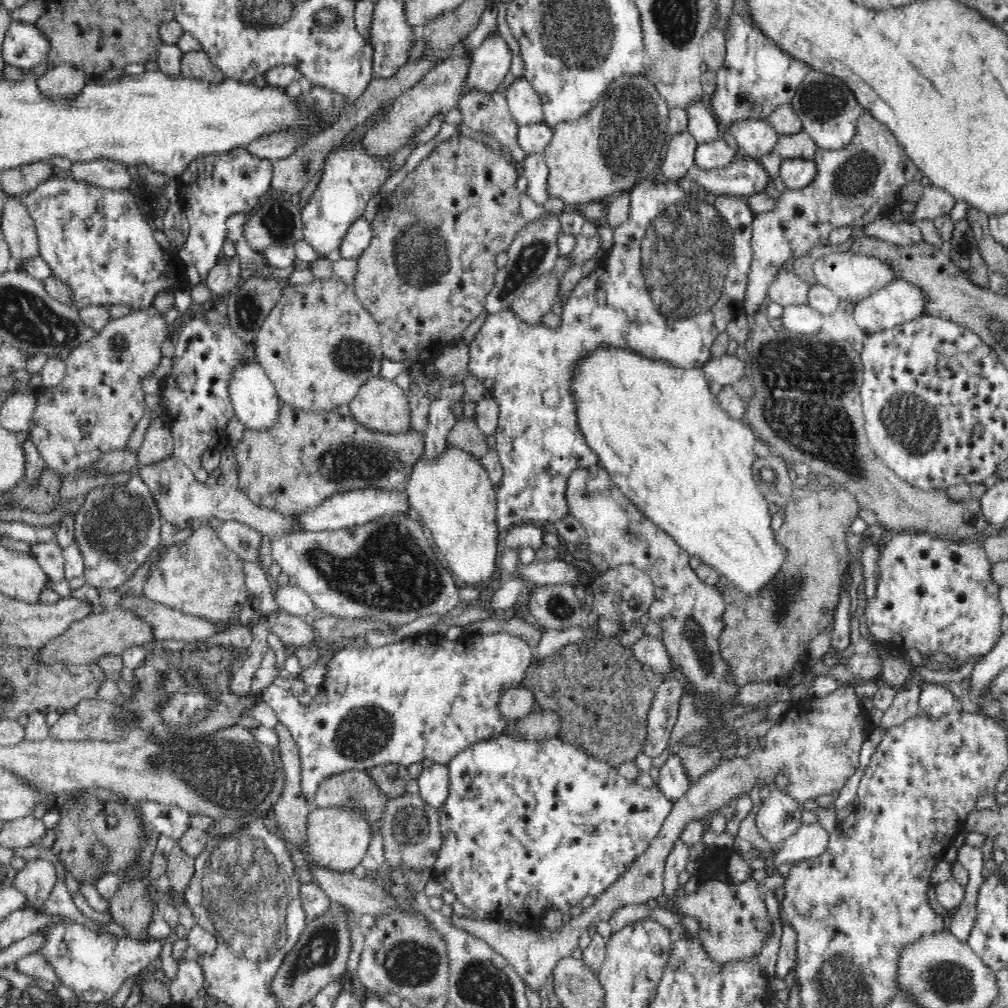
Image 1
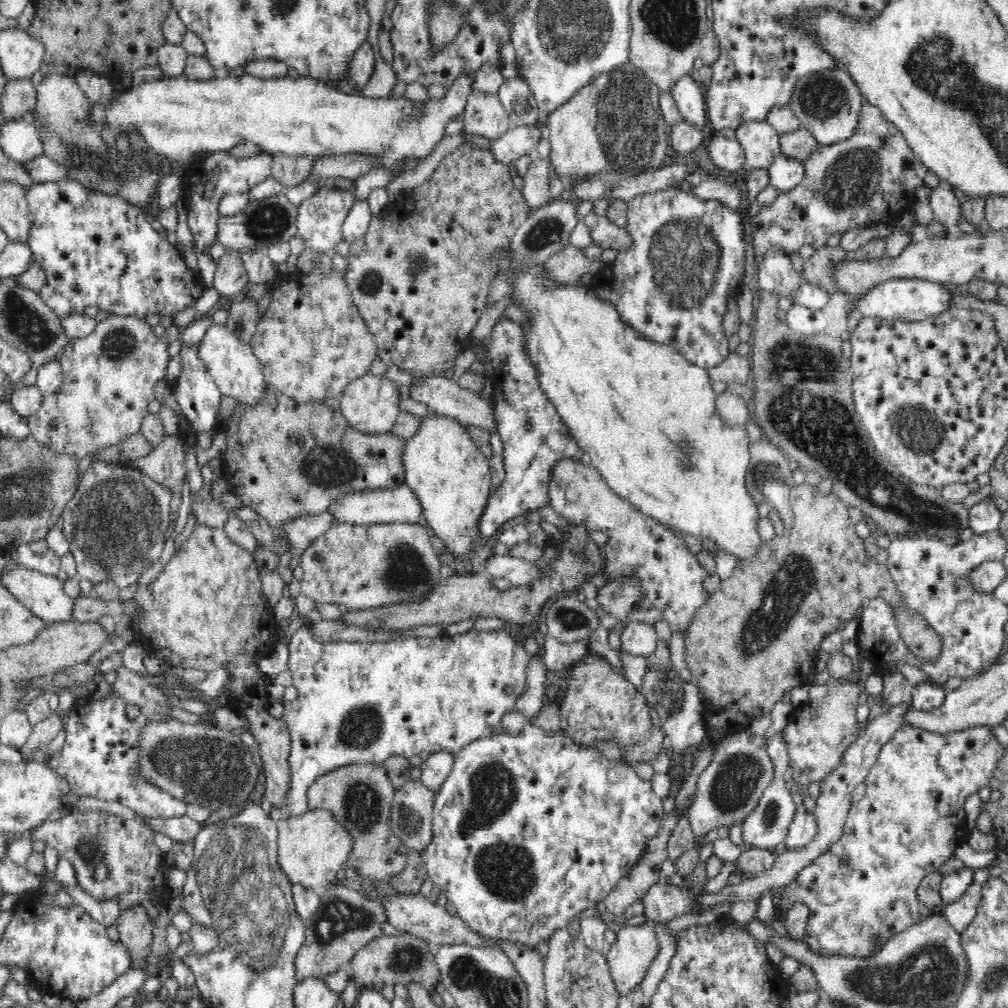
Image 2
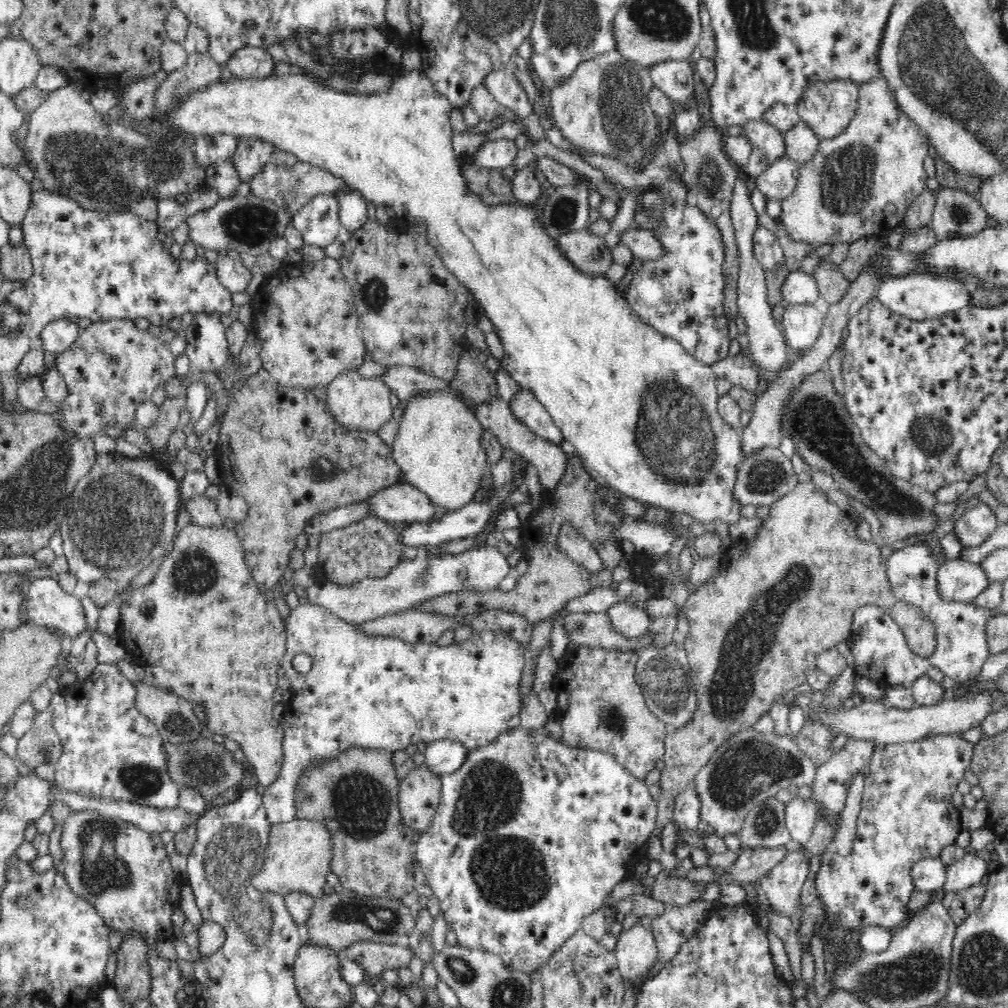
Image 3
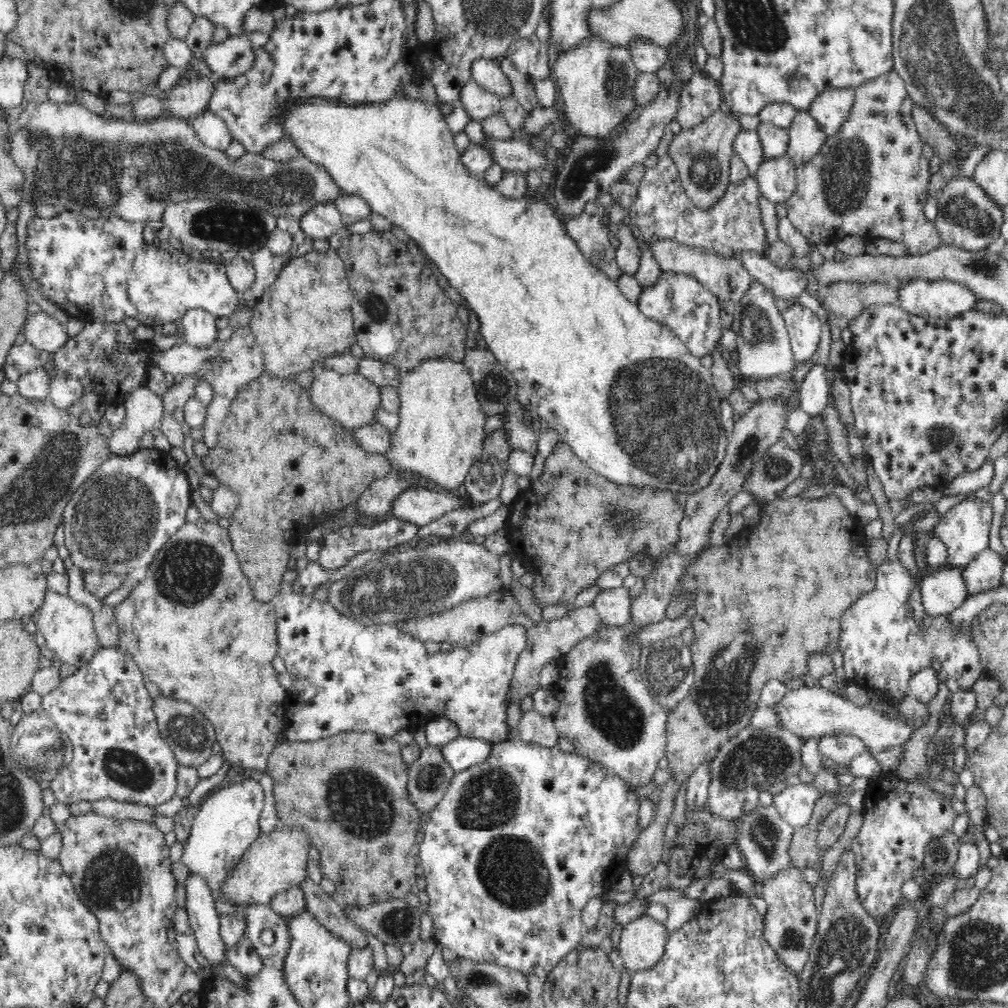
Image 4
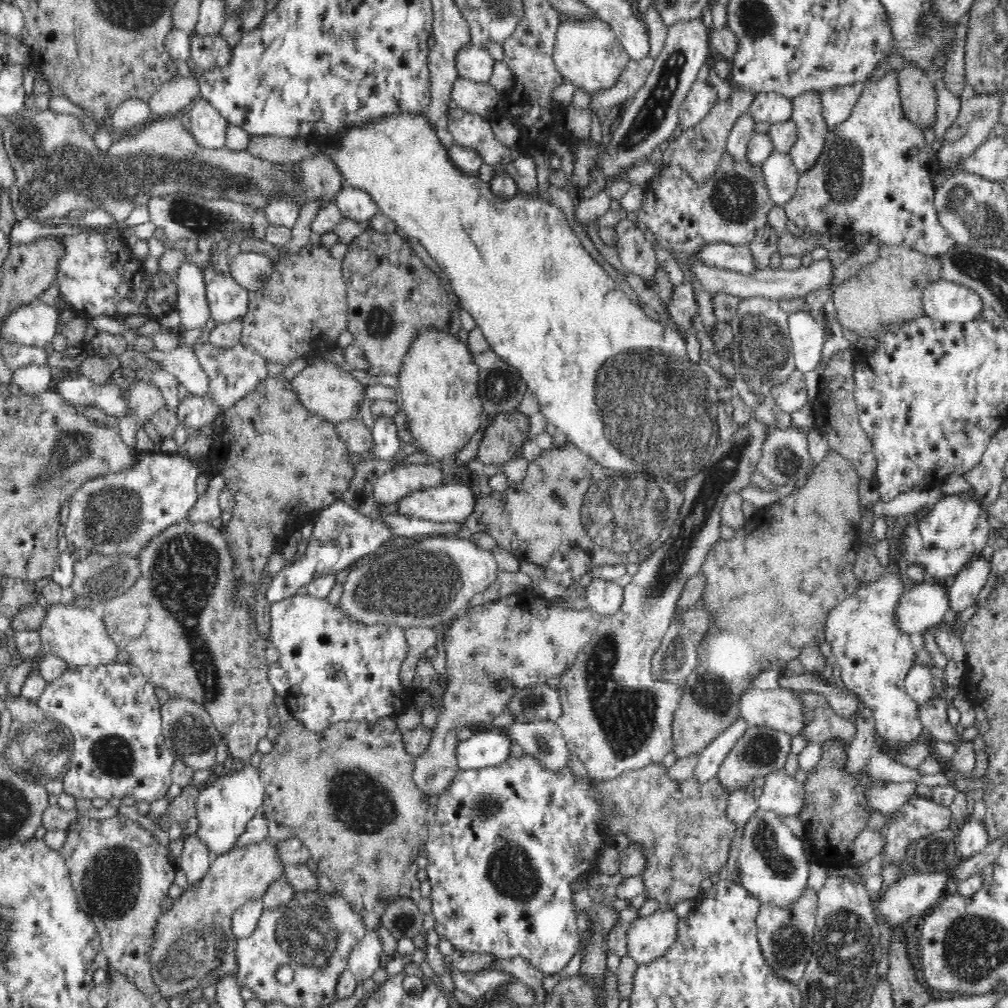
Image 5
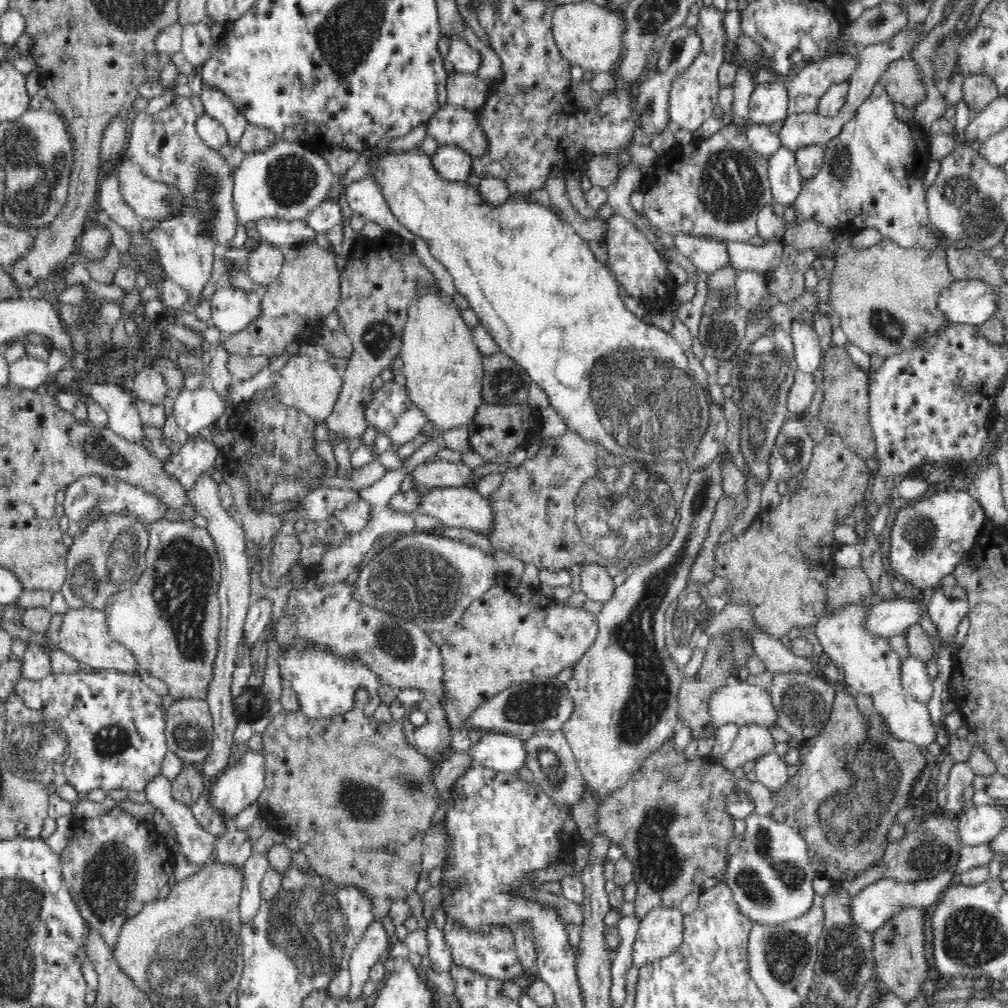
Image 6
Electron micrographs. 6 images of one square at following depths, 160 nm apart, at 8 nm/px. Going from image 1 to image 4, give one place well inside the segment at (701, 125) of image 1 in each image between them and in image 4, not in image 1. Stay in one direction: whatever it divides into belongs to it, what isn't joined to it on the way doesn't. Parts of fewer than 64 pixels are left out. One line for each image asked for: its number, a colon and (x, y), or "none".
2: (688, 96)
3: (674, 77)
4: (647, 56)

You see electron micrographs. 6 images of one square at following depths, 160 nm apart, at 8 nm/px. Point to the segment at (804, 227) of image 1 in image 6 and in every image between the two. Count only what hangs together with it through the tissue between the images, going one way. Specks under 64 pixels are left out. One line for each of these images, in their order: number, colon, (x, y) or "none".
2: (870, 178)
3: (860, 183)
4: (870, 179)
5: (874, 176)
6: (871, 177)

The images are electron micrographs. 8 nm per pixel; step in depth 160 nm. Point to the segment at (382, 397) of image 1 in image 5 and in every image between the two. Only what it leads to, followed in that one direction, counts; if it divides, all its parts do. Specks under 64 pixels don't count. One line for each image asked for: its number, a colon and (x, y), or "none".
2: (370, 404)
3: (356, 402)
4: (350, 399)
5: (324, 389)

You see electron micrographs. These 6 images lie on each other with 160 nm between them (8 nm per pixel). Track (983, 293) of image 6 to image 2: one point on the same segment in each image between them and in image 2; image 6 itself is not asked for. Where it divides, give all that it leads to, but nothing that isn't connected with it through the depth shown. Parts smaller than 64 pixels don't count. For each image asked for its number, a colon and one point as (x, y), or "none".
2: (912, 300)
3: (921, 297)
4: (946, 299)
5: (945, 301)

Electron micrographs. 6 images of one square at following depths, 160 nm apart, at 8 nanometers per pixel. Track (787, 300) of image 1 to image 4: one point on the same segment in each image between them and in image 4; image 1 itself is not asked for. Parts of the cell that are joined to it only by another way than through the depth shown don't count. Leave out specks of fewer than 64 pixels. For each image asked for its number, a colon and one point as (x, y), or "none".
2: (776, 273)
3: (766, 250)
4: (663, 210)

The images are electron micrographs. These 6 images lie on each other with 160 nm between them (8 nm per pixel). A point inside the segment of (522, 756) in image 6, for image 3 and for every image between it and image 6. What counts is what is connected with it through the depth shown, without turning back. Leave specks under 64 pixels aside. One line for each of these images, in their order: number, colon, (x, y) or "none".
3: (445, 756)
4: (462, 752)
5: (490, 748)

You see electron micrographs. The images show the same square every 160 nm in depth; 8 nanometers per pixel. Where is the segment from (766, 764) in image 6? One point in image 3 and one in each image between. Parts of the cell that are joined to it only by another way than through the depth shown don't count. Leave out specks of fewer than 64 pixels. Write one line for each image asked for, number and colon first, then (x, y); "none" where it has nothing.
3: (800, 815)
4: (795, 805)
5: (782, 794)

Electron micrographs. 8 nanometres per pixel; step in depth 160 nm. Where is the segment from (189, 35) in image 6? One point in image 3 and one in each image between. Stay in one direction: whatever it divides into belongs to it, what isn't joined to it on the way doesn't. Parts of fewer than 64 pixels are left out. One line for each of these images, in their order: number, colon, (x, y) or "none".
3: (249, 61)
4: (231, 57)
5: (206, 51)

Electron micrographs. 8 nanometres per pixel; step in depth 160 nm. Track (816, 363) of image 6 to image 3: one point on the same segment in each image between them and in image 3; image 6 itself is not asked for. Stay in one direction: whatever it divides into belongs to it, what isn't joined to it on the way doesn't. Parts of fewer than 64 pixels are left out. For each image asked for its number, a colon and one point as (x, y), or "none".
3: (801, 323)
4: (804, 327)
5: (807, 335)

